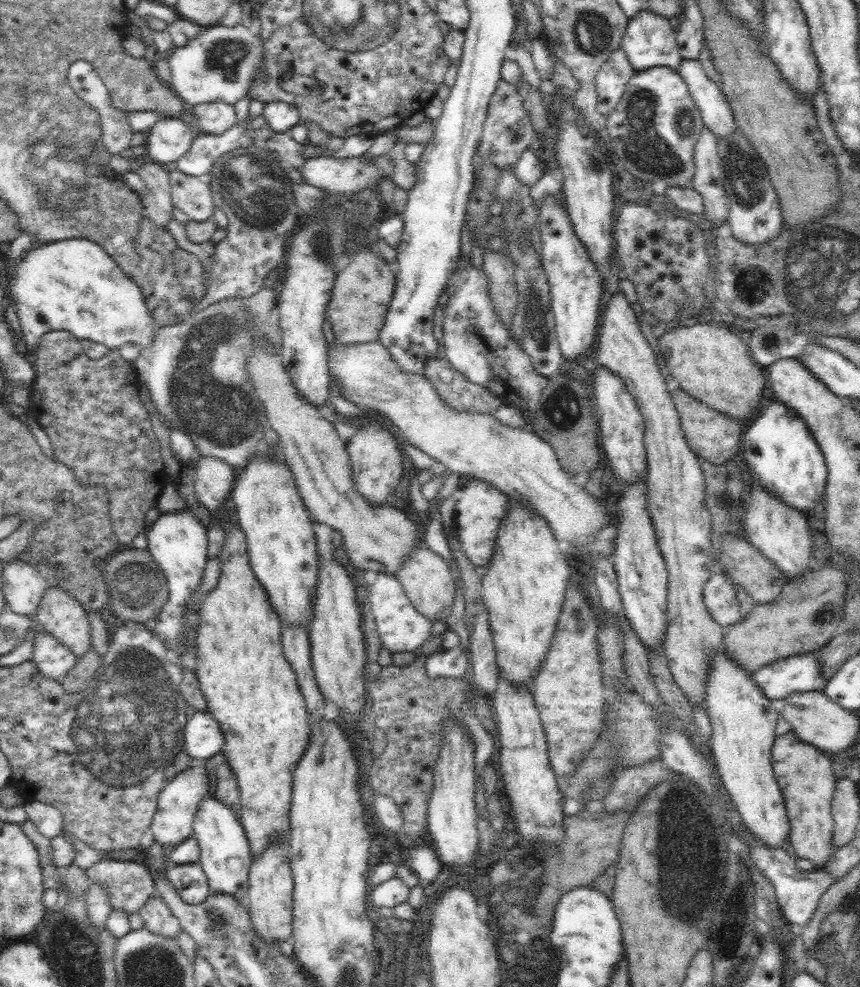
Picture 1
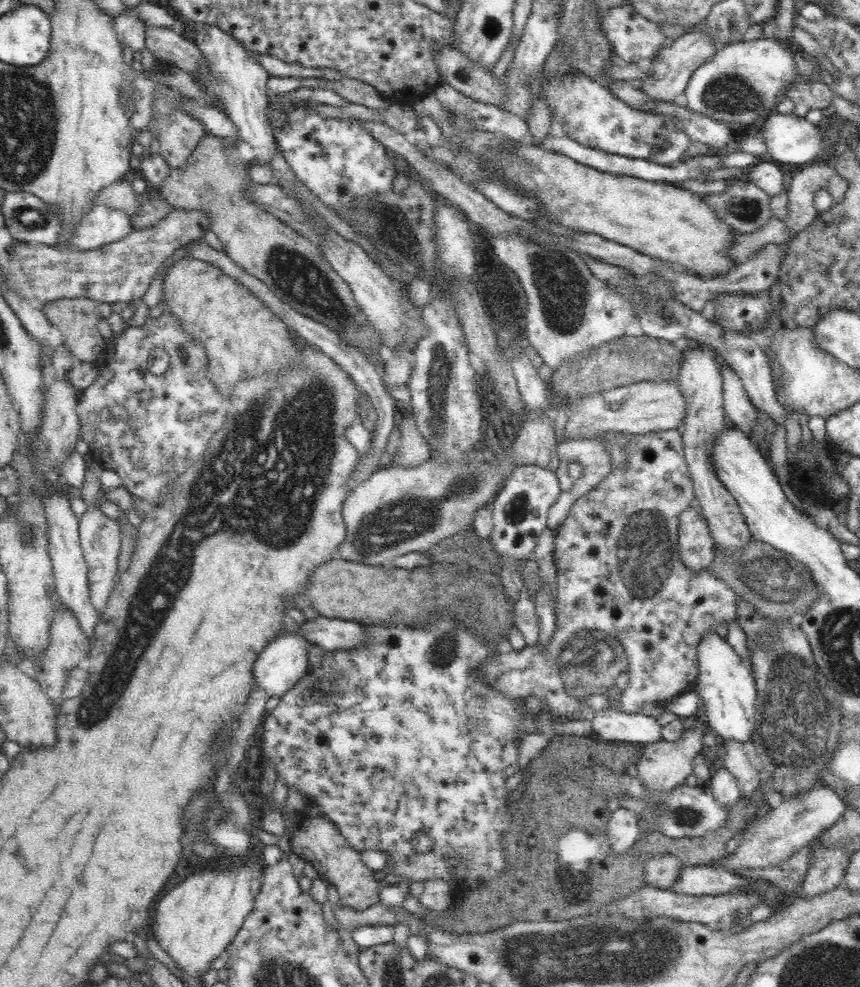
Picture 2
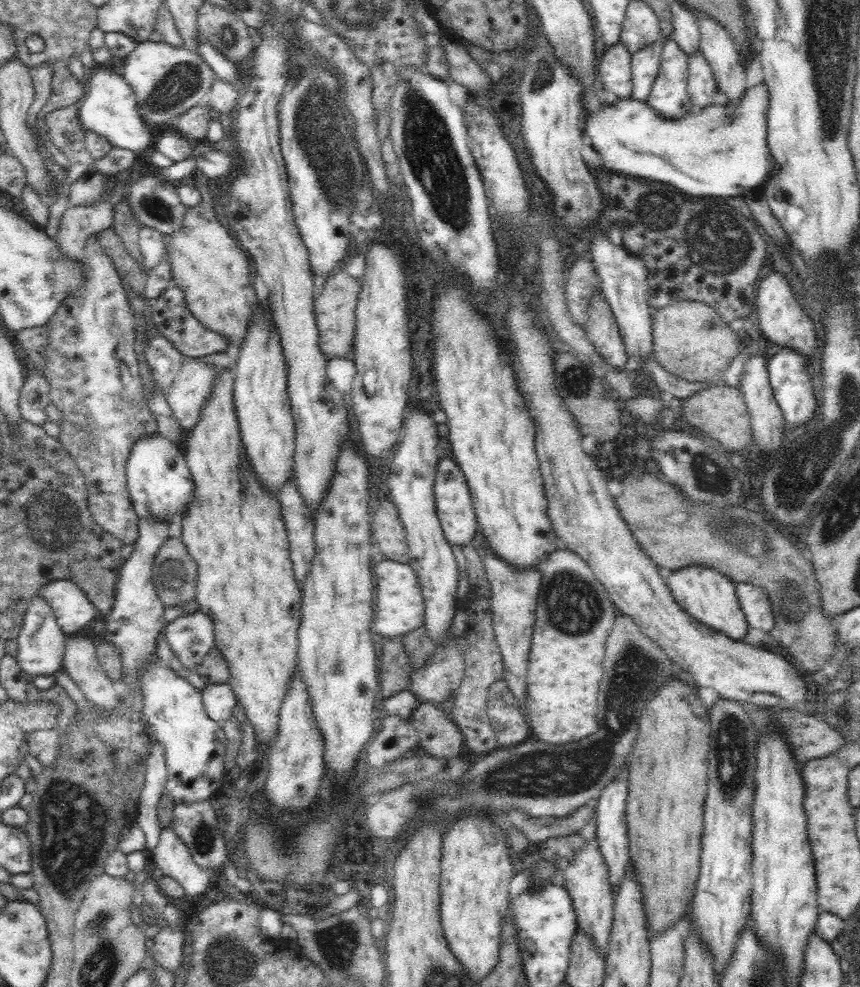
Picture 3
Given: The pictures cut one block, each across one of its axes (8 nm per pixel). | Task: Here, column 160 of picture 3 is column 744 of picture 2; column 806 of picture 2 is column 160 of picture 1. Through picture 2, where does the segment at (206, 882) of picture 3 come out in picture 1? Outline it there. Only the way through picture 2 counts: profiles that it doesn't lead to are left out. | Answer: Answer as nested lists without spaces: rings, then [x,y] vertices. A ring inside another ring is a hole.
[[[203,761],[196,762],[190,768],[186,768],[179,775],[176,775],[171,781],[168,780],[164,788],[160,791],[156,813],[151,823],[151,830],[154,833],[154,840],[160,846],[178,846],[193,835],[194,816],[198,805],[202,799],[207,796],[210,781],[208,781],[208,772]]]

